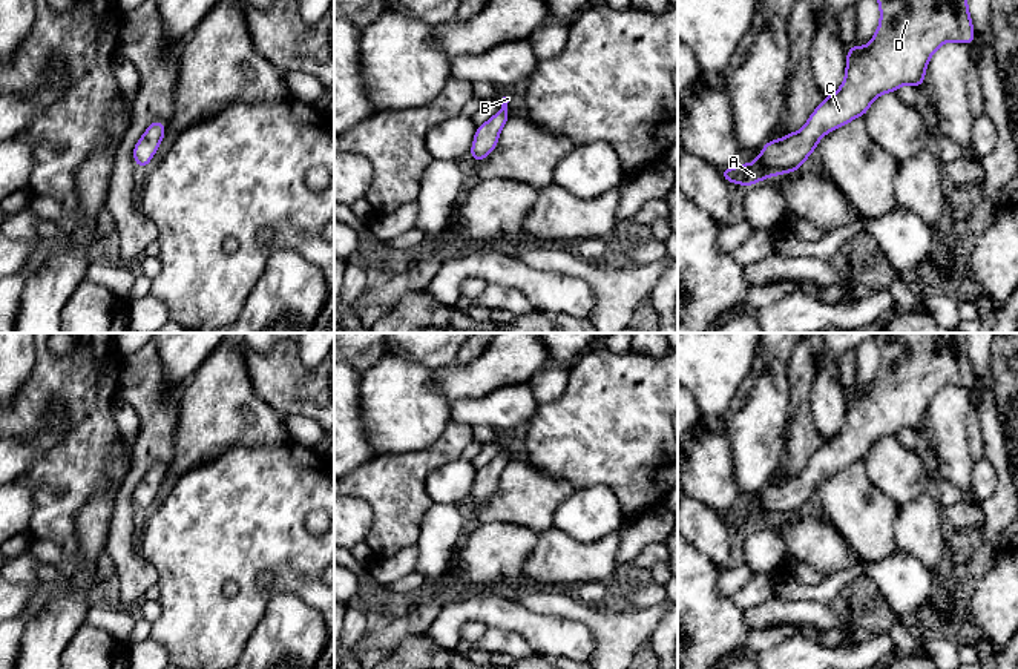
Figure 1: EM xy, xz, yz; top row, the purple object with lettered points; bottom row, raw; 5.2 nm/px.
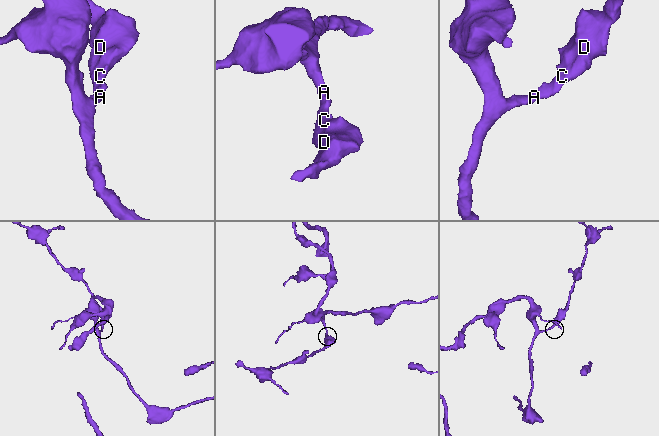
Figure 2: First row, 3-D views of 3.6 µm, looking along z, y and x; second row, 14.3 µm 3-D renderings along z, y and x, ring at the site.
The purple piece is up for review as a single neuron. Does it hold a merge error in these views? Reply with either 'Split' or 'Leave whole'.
Leave whole

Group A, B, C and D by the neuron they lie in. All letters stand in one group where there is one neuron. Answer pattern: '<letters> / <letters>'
A B C D

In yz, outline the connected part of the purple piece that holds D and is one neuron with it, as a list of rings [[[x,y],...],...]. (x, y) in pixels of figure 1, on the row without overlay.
[[[875,333],[880,367],[865,391],[846,394],[845,423],[796,477],[770,483],[753,508],[721,512],[725,526],[747,531],[802,512],[823,479],[865,460],[871,447],[901,428],[924,430],[932,397],[947,385],[972,390],[967,333]]]

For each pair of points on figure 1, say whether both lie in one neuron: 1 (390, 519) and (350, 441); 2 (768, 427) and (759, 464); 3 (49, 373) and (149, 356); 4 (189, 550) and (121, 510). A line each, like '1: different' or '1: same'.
1: different
2: same
3: different
4: different

